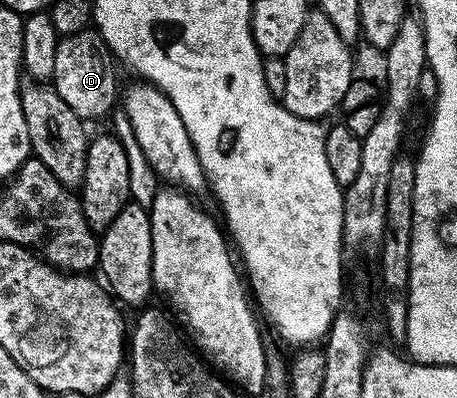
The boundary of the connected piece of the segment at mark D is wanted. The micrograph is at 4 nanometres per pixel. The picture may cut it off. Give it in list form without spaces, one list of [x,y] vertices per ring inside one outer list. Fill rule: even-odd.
[[[92,27],[79,30],[79,34],[62,36],[55,46],[55,70],[51,87],[79,114],[86,122],[97,120],[105,116],[113,108],[113,103],[118,103],[119,88],[117,92],[117,68],[113,51],[101,37],[100,32]]]

